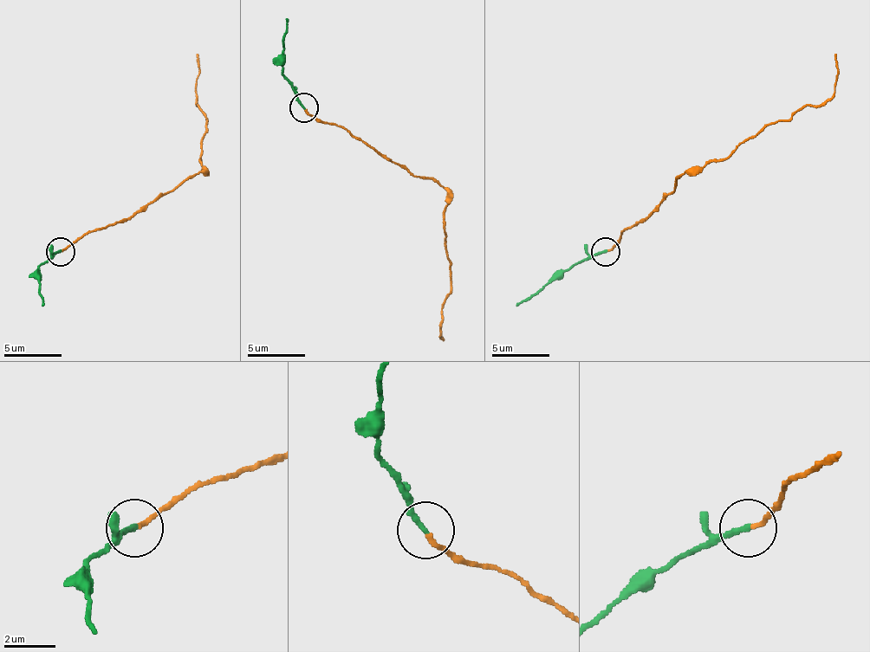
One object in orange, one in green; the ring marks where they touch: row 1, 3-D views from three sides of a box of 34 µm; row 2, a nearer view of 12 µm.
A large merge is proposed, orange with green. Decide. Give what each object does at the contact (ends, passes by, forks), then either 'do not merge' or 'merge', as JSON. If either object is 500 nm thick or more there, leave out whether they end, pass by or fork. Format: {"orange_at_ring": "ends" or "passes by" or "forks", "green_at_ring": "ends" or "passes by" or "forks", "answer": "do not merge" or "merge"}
{"orange_at_ring": "ends", "green_at_ring": "ends", "answer": "merge"}

